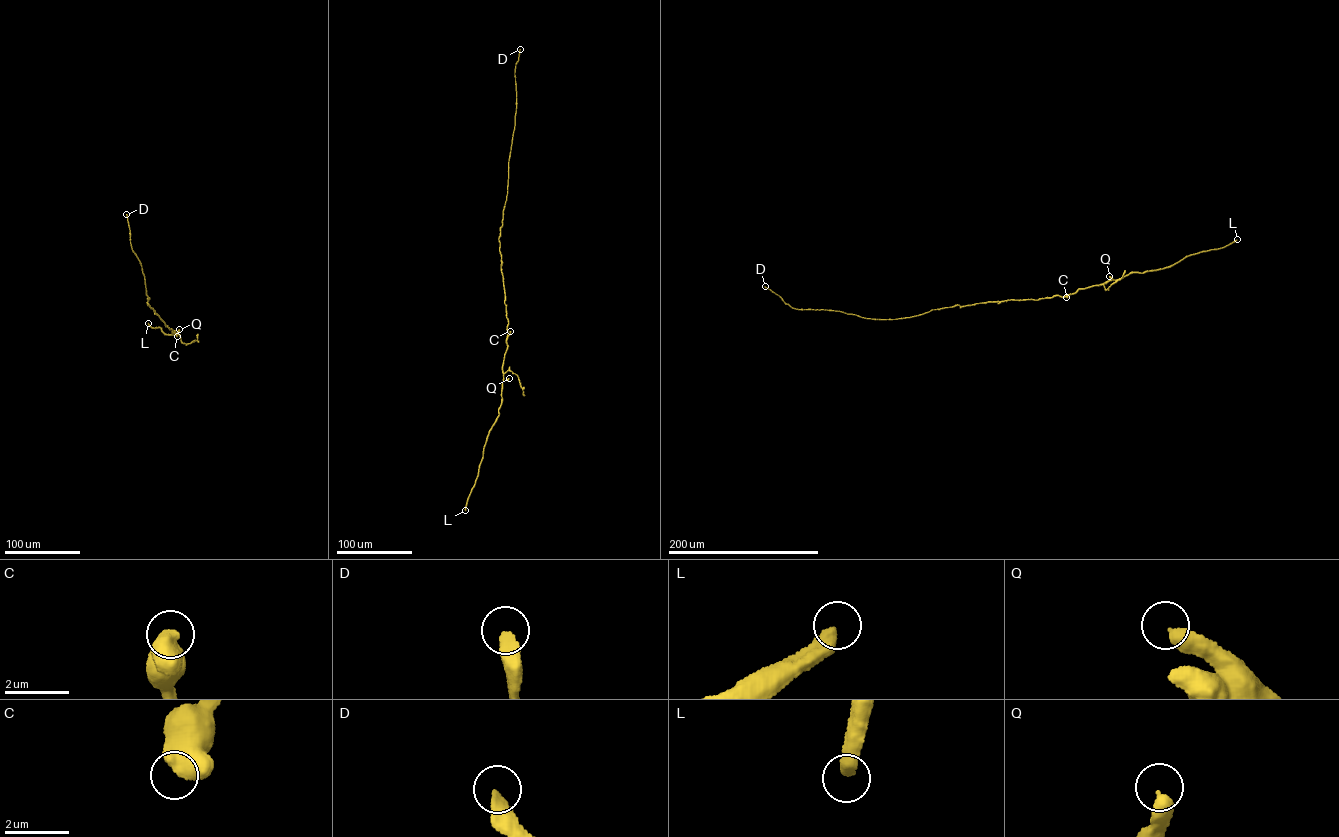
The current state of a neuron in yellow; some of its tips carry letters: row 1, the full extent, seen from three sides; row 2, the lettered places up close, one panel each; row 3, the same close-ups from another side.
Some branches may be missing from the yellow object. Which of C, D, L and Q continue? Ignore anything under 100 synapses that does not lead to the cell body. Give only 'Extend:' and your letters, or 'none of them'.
Extend: D

